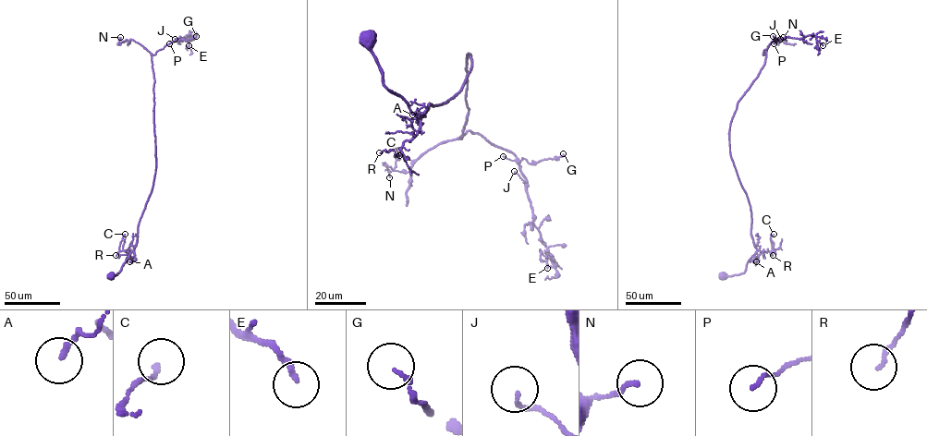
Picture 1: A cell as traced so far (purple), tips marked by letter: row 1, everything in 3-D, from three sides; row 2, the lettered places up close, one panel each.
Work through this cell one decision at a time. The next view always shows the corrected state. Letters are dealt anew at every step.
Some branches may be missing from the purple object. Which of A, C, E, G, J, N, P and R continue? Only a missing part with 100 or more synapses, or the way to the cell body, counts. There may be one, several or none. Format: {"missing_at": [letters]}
{"missing_at": []}

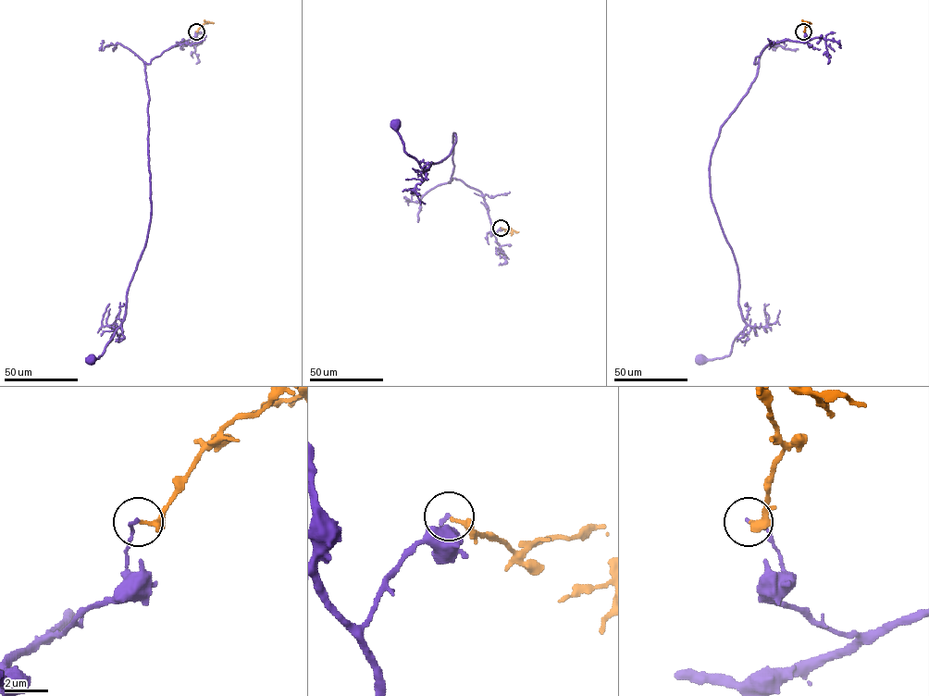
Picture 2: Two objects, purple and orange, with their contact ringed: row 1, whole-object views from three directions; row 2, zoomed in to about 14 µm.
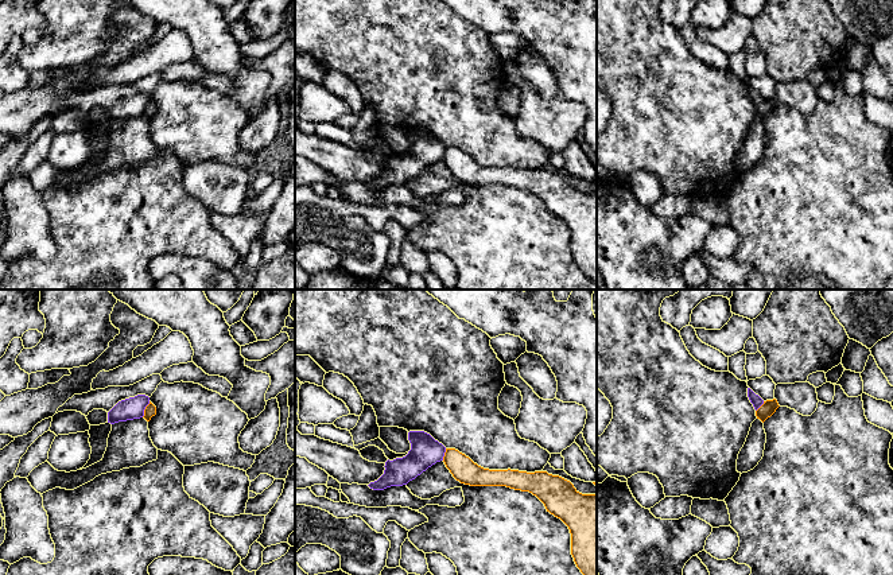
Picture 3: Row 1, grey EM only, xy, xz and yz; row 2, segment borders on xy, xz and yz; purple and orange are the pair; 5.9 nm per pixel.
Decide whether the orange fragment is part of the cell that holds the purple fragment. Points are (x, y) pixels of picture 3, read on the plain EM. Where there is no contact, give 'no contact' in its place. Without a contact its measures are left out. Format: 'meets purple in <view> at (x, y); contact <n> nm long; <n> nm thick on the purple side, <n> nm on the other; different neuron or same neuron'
meets purple in xy at (144, 107); contact 110 nm long; 130 nm thick on the purple side, 70 nm on the other; different neuron

